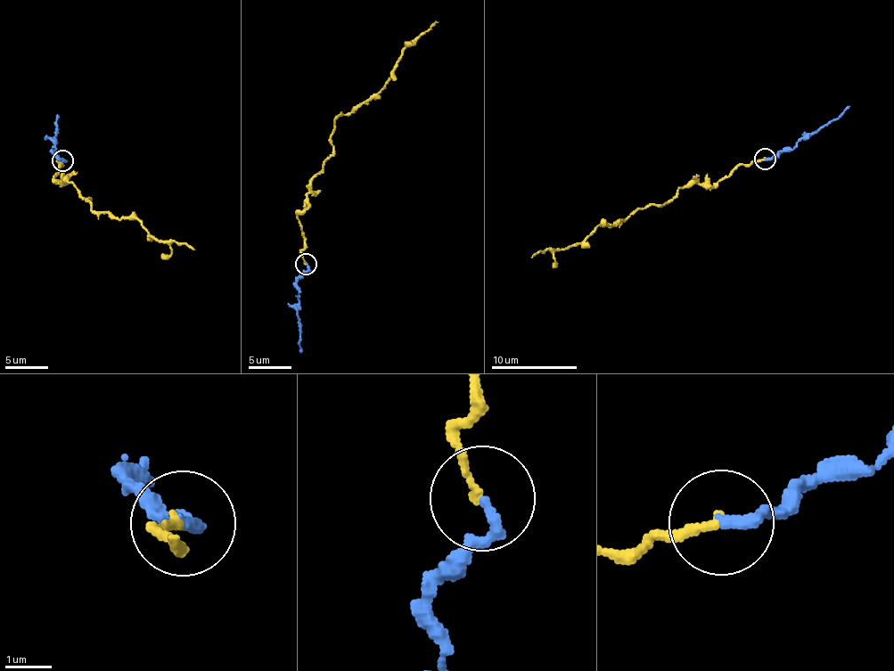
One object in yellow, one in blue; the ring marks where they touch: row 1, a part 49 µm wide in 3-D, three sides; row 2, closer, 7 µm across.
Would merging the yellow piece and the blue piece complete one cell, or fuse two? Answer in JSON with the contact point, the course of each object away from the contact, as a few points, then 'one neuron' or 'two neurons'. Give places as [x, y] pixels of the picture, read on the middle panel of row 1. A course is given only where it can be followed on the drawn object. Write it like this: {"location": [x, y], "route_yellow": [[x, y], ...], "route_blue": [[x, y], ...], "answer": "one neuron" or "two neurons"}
{"location": [306, 264], "route_yellow": [[307, 263], [298, 216], [305, 209], [308, 184], [332, 151], [334, 121], [377, 92], [401, 53], [435, 20]], "route_blue": [[307, 263], [307, 272], [296, 282], [300, 353]], "answer": "one neuron"}

